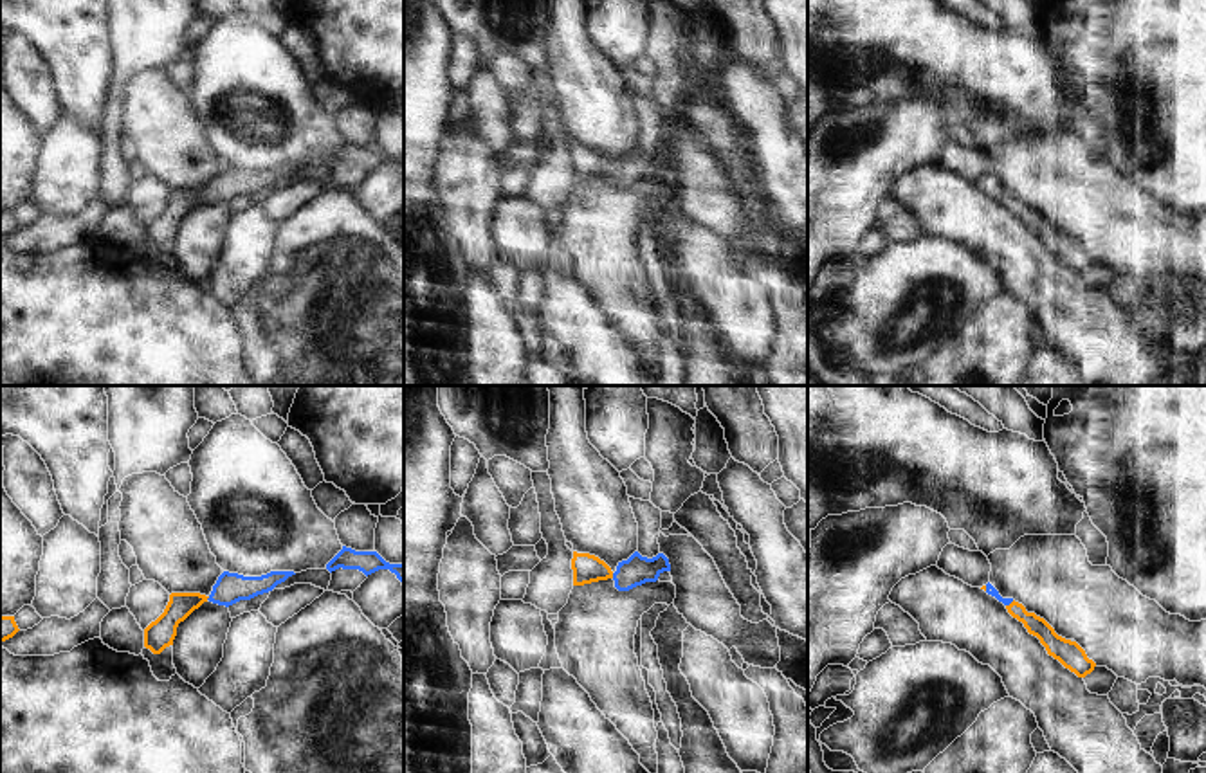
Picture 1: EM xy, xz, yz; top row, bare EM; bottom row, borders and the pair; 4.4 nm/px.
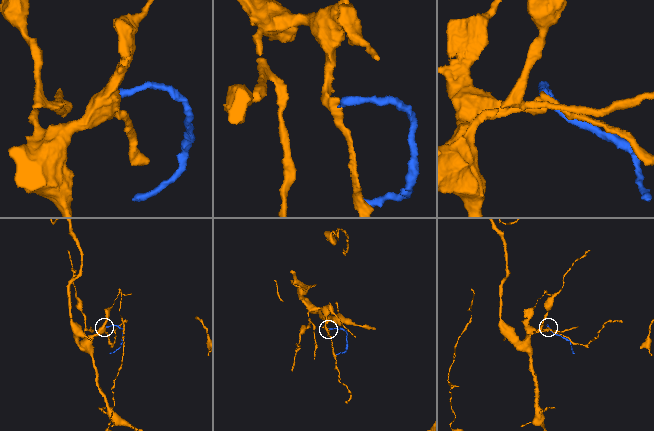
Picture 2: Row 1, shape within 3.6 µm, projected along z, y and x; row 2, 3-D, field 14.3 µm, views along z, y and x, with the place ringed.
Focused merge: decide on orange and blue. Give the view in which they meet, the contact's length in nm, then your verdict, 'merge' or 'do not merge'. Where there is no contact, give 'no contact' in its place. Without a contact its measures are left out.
meets orange in yz; contact 50 nm long; merge

